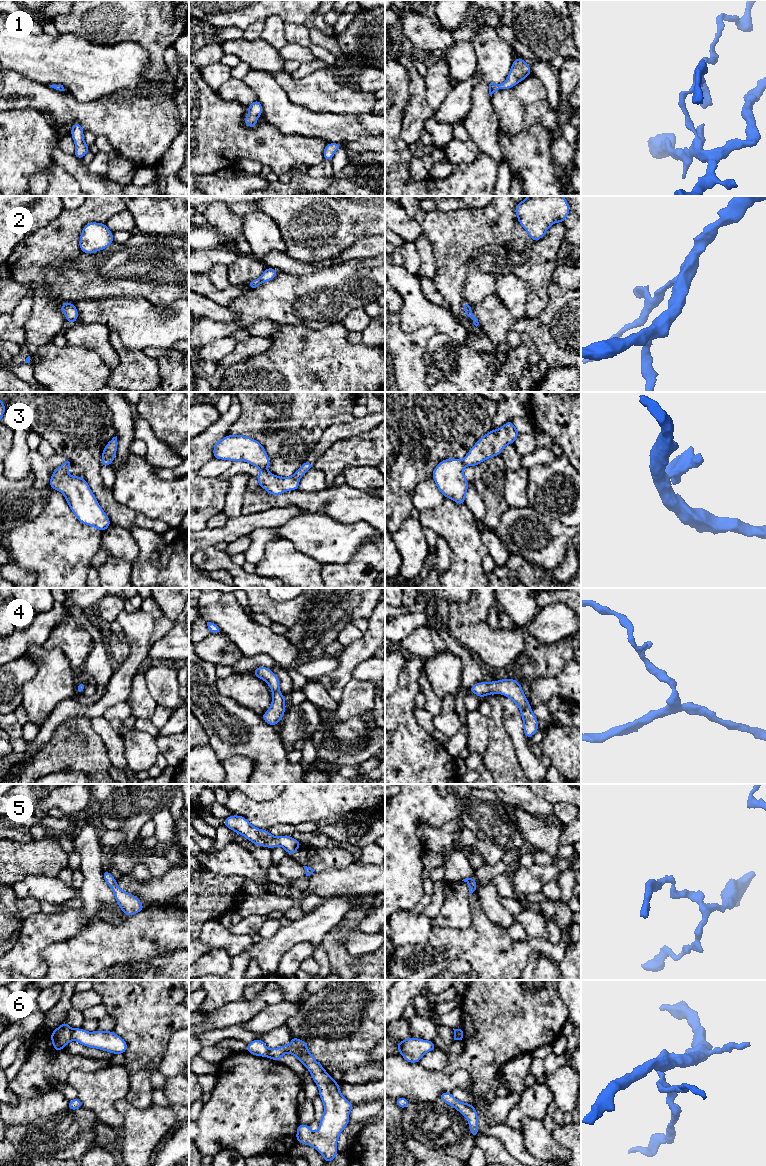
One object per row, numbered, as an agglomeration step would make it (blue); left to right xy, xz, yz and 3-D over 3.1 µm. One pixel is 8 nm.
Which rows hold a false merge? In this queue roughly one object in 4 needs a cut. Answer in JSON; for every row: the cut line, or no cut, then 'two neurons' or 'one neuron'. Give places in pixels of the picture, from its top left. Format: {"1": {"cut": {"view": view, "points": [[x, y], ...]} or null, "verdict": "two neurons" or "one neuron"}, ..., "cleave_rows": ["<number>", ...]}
{"1": {"cut": null, "verdict": "one neuron"}, "2": {"cut": null, "verdict": "one neuron"}, "3": {"cut": {"view": "xz", "points": [[261, 469], [266, 470]]}, "verdict": "two neurons"}, "4": {"cut": null, "verdict": "one neuron"}, "5": {"cut": null, "verdict": "one neuron"}, "6": {"cut": {"view": "xy", "points": [[73, 1029], [72, 1039]]}, "verdict": "two neurons"}, "cleave_rows": ["3", "6"]}

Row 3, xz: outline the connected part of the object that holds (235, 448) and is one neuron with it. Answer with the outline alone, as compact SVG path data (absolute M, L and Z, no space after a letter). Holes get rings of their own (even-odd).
M228 434L217 441L213 448L213 457L231 462L245 461L260 470L267 470L270 465L263 445L246 435Z

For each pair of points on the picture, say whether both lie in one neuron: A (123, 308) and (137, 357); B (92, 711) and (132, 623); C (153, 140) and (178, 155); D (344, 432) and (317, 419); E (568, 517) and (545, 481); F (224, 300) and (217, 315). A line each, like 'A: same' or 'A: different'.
A: different
B: same
C: different
D: different
E: same
F: different

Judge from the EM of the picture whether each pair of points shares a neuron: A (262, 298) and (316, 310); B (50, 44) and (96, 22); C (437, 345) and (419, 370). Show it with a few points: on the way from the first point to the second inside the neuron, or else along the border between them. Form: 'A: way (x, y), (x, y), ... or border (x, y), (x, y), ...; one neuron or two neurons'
A: way (275, 300), (303, 302); one neuron
B: border (59, 32), (71, 32), (94, 43); two neurons
C: border (430, 339), (424, 354), (427, 373); two neurons

